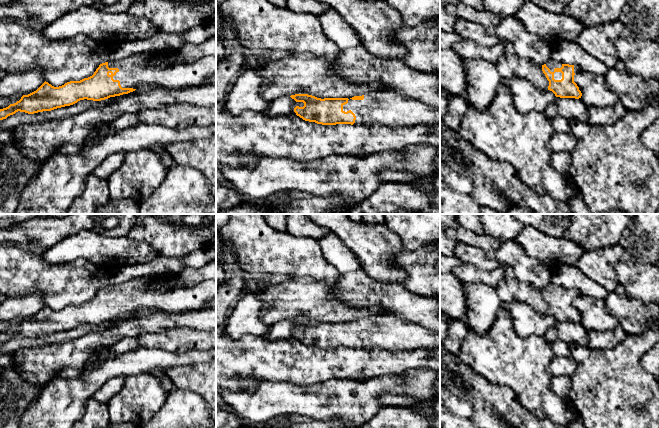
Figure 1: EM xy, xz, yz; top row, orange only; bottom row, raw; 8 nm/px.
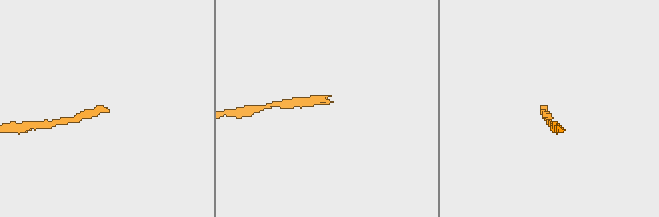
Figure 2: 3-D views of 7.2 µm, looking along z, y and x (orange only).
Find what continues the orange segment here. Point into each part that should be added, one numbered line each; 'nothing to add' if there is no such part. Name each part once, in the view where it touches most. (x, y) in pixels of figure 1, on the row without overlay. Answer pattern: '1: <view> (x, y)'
1: xy (140, 293)

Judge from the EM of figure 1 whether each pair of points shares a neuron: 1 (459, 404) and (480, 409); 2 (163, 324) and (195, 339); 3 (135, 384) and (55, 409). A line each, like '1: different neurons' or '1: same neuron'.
1: different neurons
2: different neurons
3: different neurons

